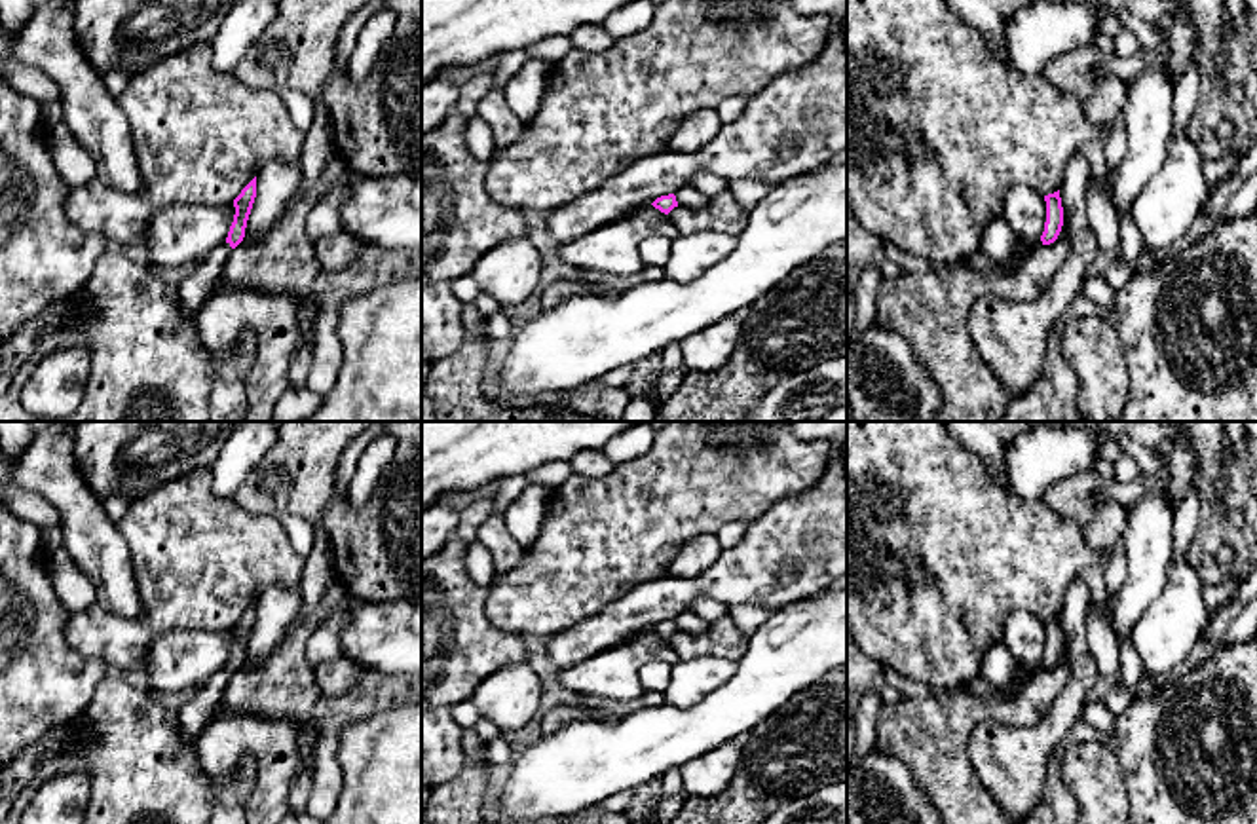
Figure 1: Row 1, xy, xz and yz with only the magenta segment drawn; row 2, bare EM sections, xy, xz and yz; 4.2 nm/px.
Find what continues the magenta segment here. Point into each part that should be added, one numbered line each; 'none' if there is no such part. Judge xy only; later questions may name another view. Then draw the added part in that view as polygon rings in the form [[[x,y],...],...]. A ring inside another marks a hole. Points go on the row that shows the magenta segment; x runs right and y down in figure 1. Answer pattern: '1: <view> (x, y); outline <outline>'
1: xy (194, 289); outline [[[220,243],[209,256],[196,264],[194,272],[177,287],[180,313],[192,317],[211,292],[211,279],[220,273],[232,253],[230,243]]]

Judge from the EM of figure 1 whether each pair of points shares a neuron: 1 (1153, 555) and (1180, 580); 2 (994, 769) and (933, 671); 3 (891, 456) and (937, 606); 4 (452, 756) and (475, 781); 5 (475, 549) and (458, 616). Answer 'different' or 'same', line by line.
1: different
2: different
3: same
4: different
5: different

